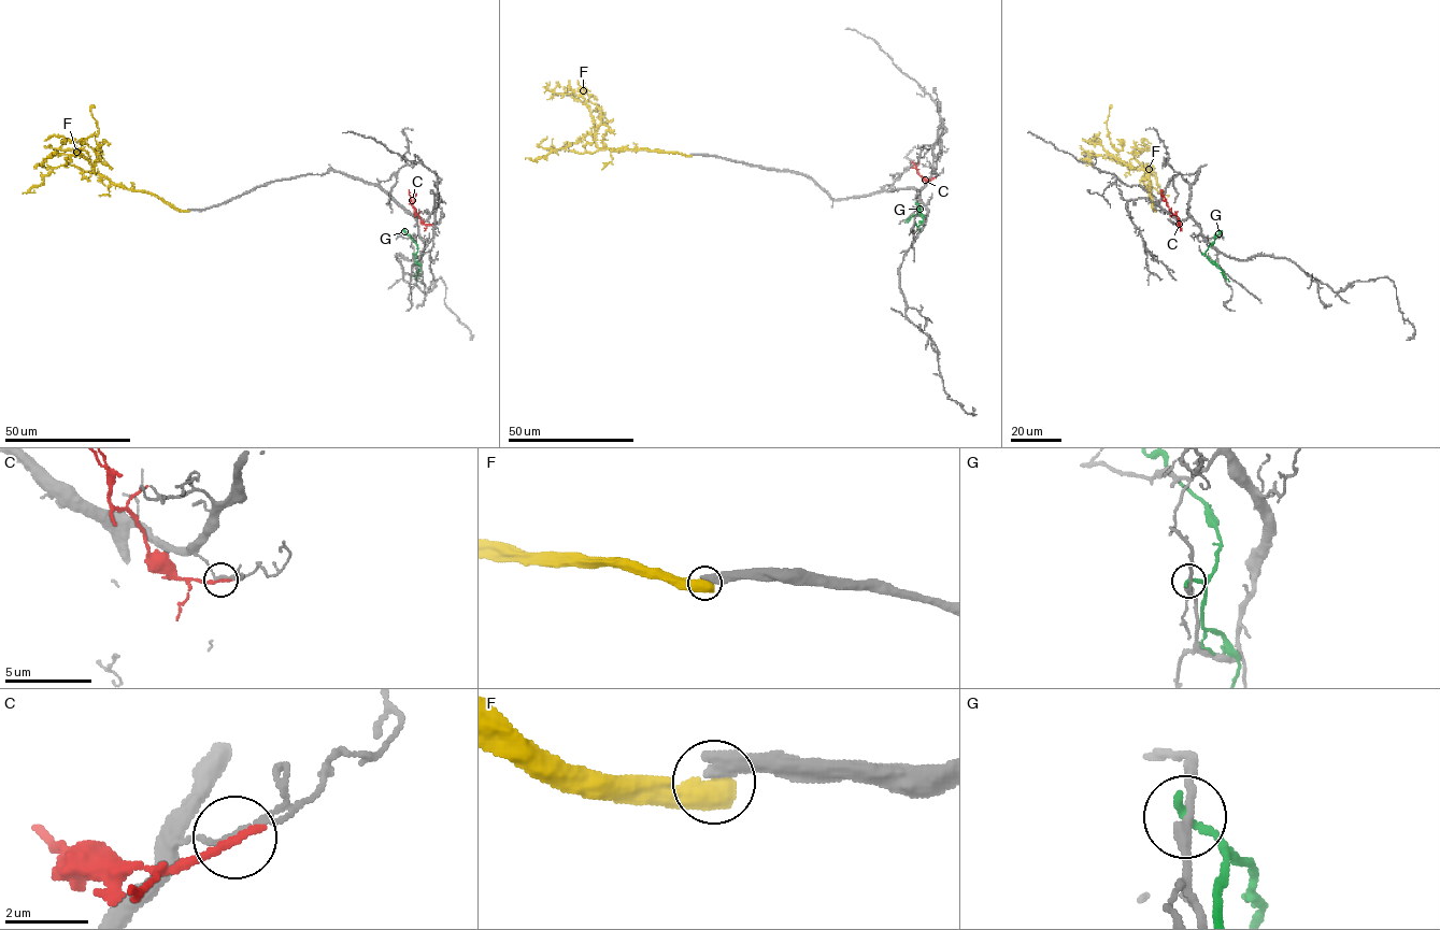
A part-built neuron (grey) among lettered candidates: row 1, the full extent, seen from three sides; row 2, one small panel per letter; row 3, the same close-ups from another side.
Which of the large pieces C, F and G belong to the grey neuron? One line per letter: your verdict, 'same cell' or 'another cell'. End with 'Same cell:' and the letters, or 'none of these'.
C: another cell
F: another cell
G: another cell
Same cell: none of these

